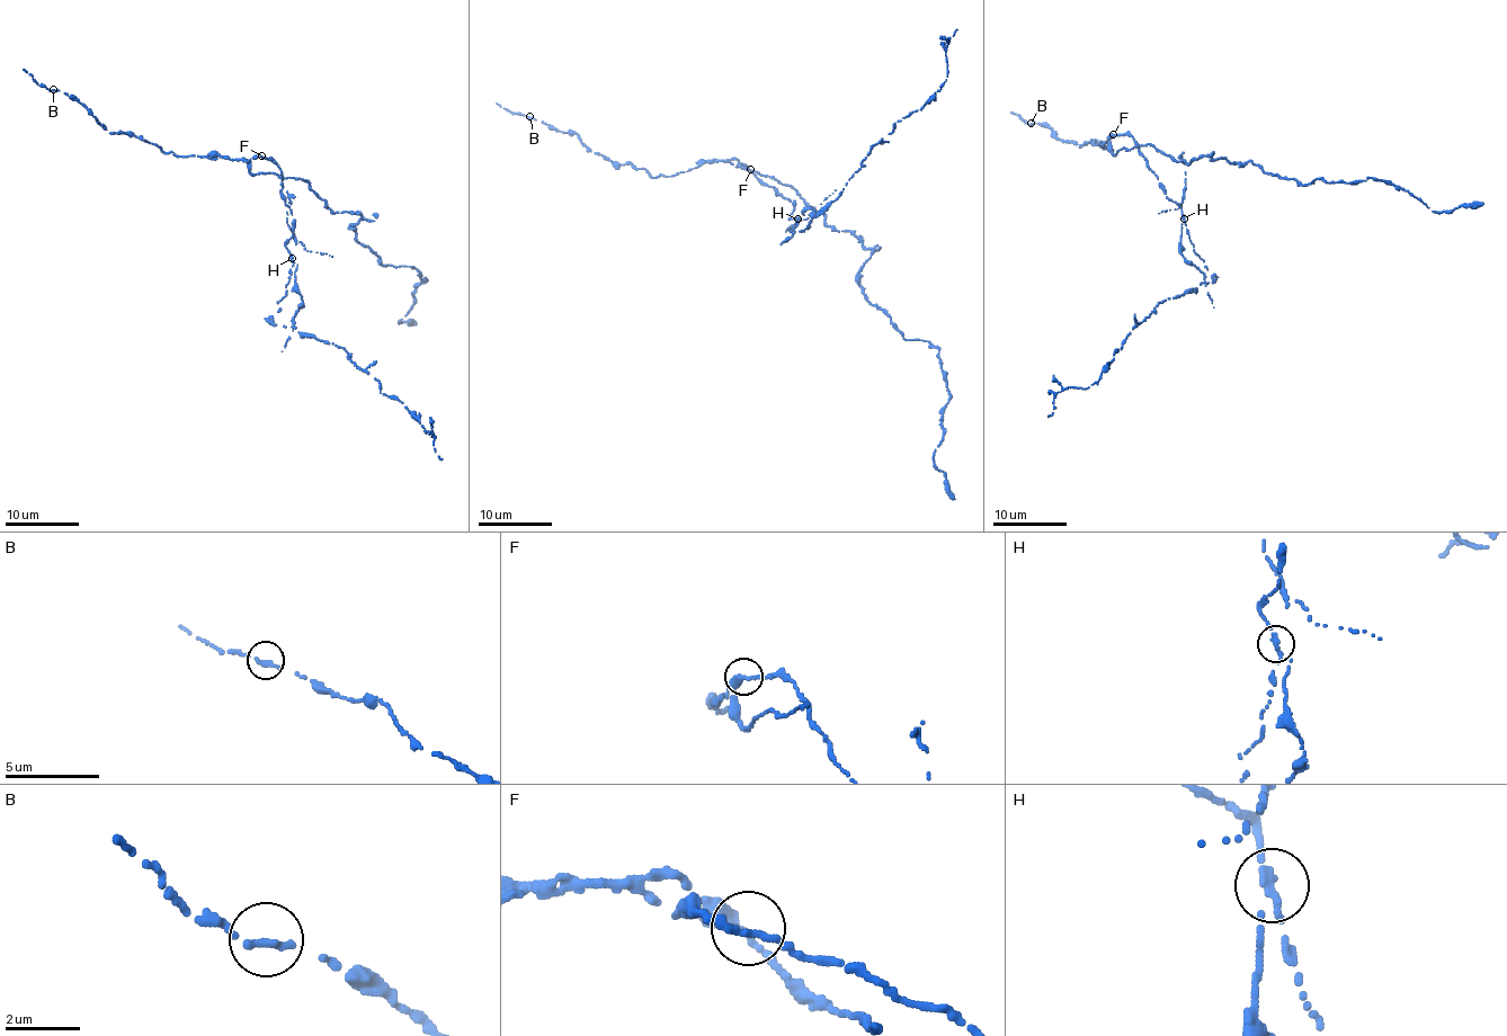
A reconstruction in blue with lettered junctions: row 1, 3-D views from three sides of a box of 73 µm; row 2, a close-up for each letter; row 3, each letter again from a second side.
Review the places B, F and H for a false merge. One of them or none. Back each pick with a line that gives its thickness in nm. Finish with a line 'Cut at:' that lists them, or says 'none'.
H: 320 nm
Cut at: H

